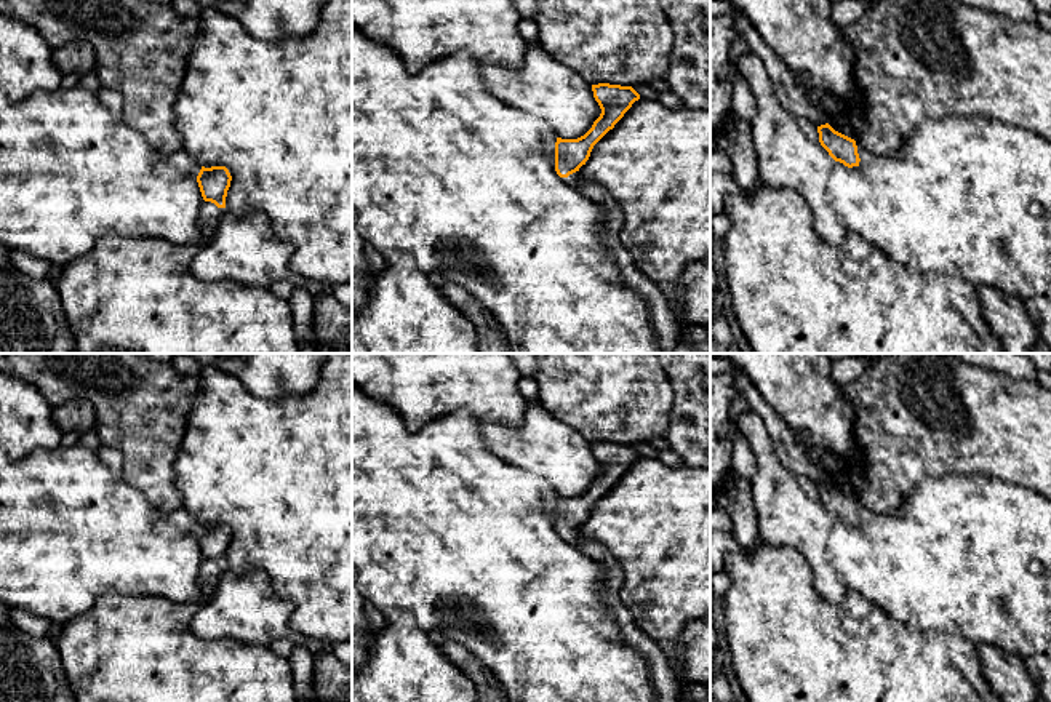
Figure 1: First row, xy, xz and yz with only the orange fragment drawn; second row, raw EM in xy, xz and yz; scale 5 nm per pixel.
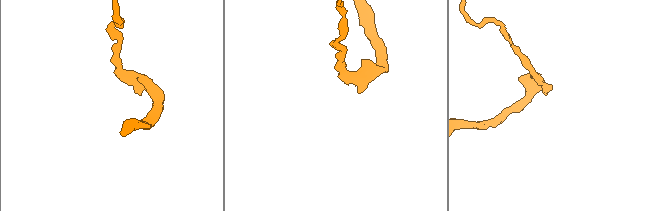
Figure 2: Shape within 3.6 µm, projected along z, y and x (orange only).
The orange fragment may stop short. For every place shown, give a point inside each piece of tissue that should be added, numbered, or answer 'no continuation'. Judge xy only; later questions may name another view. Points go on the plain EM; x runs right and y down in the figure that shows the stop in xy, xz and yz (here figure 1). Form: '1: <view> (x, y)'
1: xy (181, 517)

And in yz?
1: yz (866, 515)

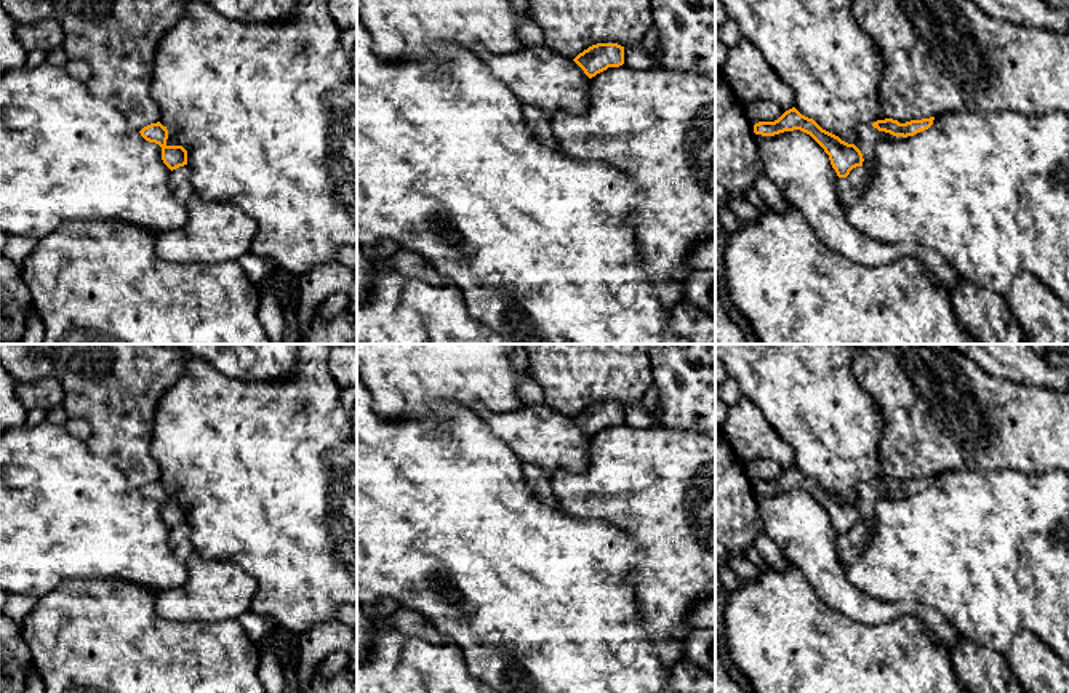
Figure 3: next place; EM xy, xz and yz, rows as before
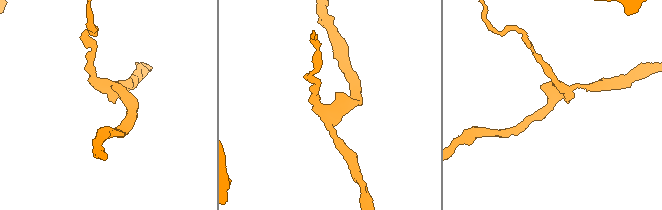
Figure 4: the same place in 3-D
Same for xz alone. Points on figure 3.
no continuation

